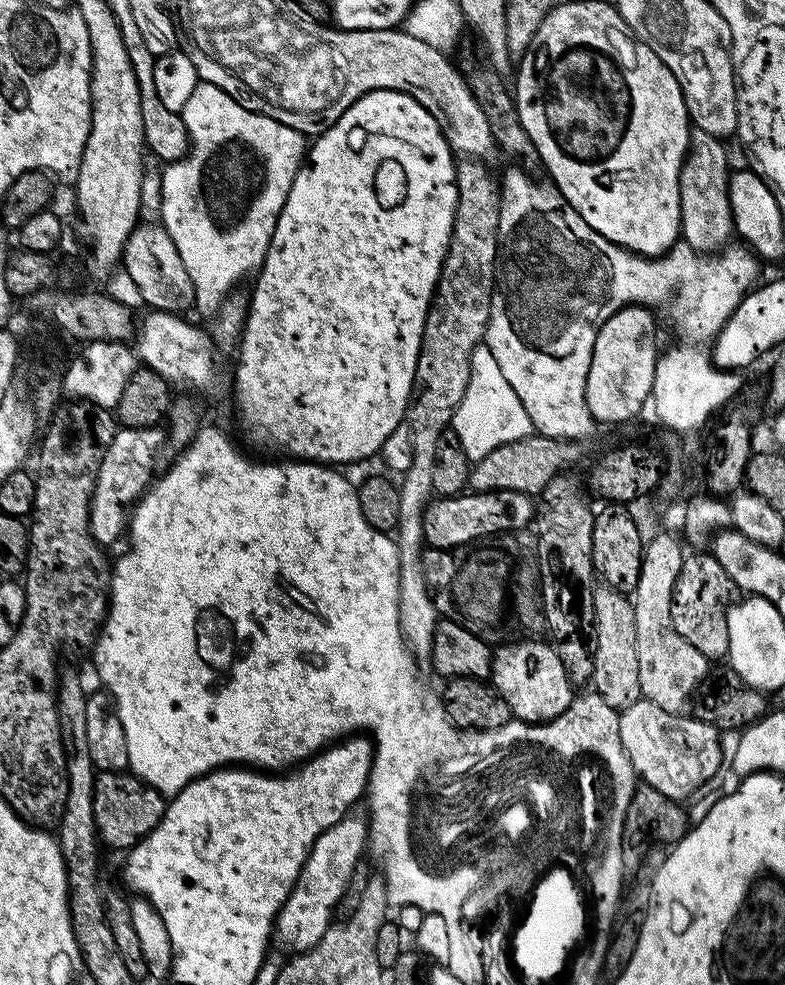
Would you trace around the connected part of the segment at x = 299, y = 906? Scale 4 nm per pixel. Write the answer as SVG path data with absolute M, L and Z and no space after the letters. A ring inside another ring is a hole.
M349 814L334 826L327 828L312 844L304 863L304 870L288 893L288 901L280 907L274 921L274 936L296 954L311 953L312 947L326 934L333 923L342 890L346 890L346 882L350 882L350 874L354 866L365 855L364 848L368 844L368 822L363 815Z

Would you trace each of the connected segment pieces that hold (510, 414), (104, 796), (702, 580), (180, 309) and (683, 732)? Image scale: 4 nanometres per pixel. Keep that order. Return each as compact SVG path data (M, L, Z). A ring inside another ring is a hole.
M482 342L471 354L470 382L467 383L462 402L452 415L450 428L457 443L465 450L487 450L504 446L507 442L517 441L528 434L527 421L528 415L521 399L514 393L510 382L503 377L487 343Z
M100 772L92 793L92 809L101 841L112 848L128 850L144 839L164 817L165 797L138 777L124 772Z
M712 554L706 556L685 555L677 584L673 588L673 602L670 606L673 626L676 633L698 654L702 654L709 662L723 661L728 655L730 646L730 630L728 629L728 607L733 599L734 585L730 574Z
M137 223L136 228L126 242L122 257L122 268L128 271L133 286L140 291L140 296L149 304L147 306L149 309L158 312L187 313L187 308L191 309L193 307L196 291L194 290L194 282L190 282L190 274L186 274L186 266L182 266L182 258L178 258L178 246L174 246L174 242L170 238L168 231L165 230L163 223L144 223Z
M643 698L634 706L619 713L622 746L632 763L633 760L652 760L652 776L643 783L658 790L674 802L684 802L691 792L696 792L720 768L721 733L713 724L707 724L688 714L667 712L654 702Z

